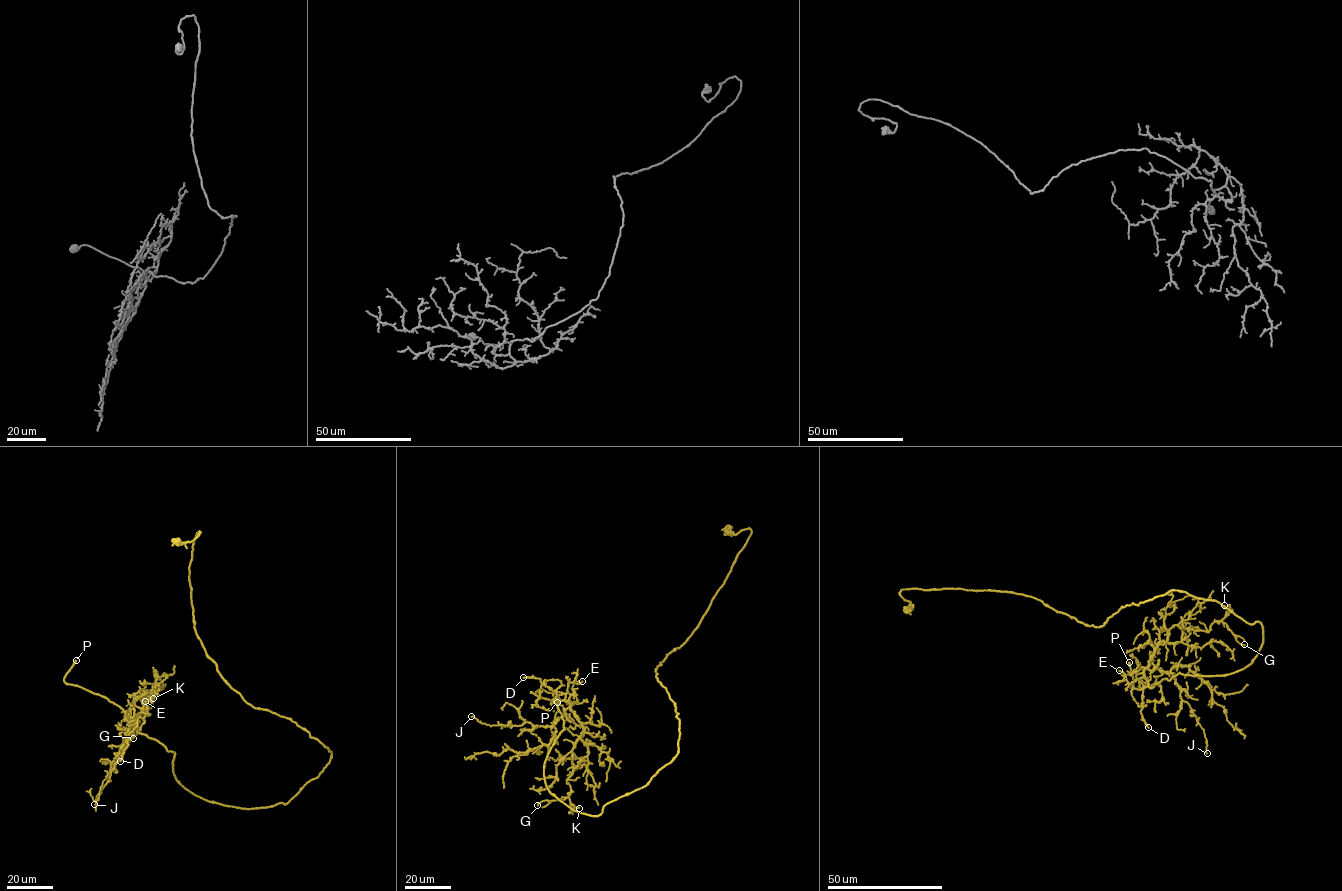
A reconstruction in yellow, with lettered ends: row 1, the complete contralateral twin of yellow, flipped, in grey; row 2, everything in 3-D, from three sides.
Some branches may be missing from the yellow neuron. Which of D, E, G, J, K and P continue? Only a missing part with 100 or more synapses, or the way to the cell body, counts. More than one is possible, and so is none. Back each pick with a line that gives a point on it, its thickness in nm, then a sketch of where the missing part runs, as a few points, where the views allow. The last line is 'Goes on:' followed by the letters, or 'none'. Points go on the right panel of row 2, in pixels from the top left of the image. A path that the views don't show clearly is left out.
P: (1129, 662) | 360 nm
Goes on: P

